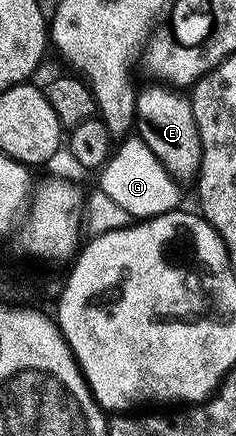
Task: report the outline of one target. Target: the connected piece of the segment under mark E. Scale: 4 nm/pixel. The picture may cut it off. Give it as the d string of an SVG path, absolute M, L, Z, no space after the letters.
M149 83L145 90L142 88L137 95L135 133L143 143L147 143L147 147L151 147L151 155L163 163L174 181L193 183L201 170L203 143L199 139L192 100L181 93L184 92L164 83Z

